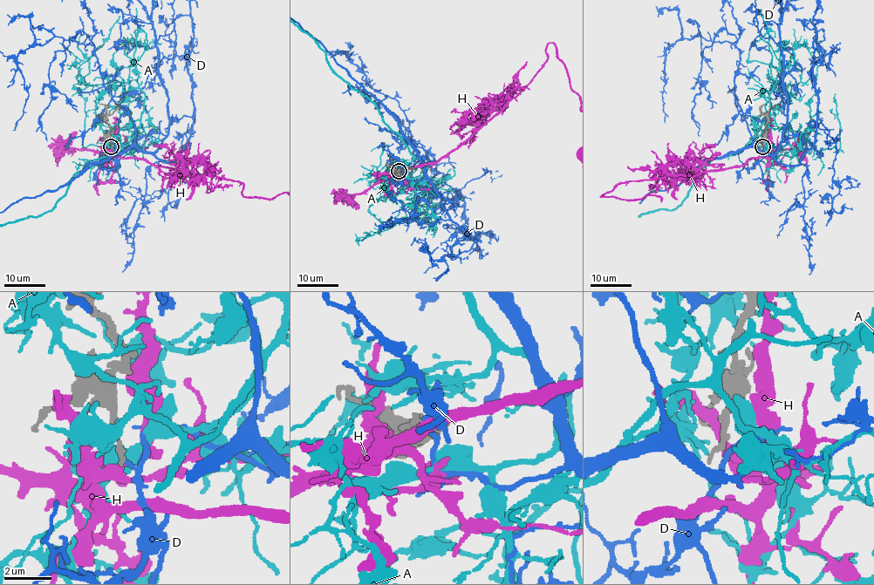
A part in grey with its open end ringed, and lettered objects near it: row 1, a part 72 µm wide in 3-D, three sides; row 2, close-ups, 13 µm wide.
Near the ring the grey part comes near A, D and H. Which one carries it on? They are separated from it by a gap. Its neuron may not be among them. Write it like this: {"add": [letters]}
{"add": []}

